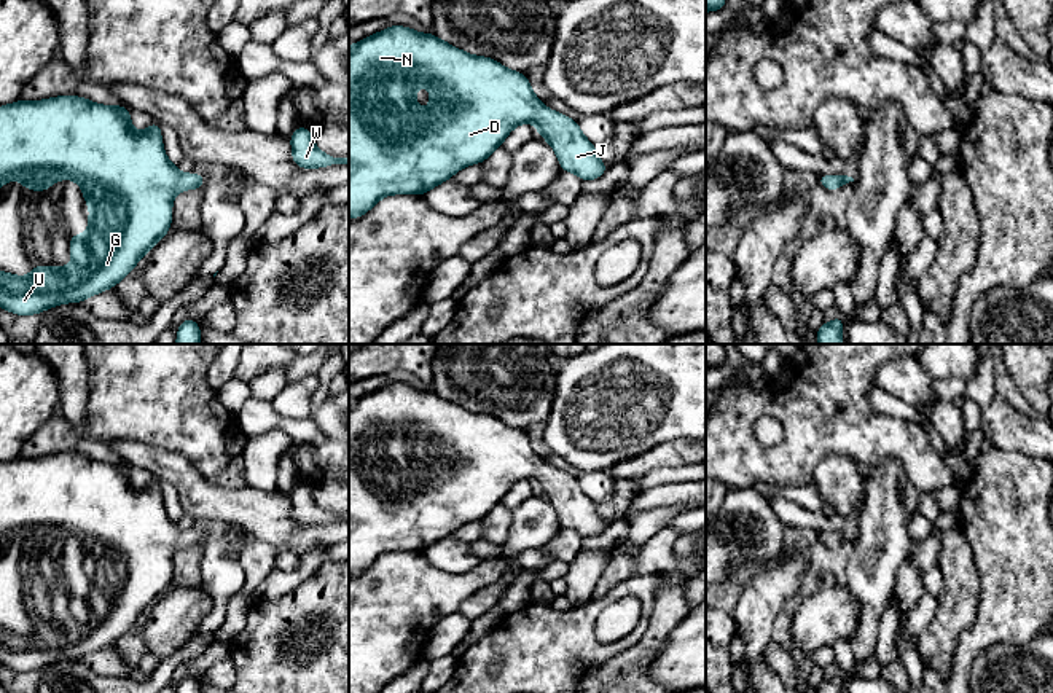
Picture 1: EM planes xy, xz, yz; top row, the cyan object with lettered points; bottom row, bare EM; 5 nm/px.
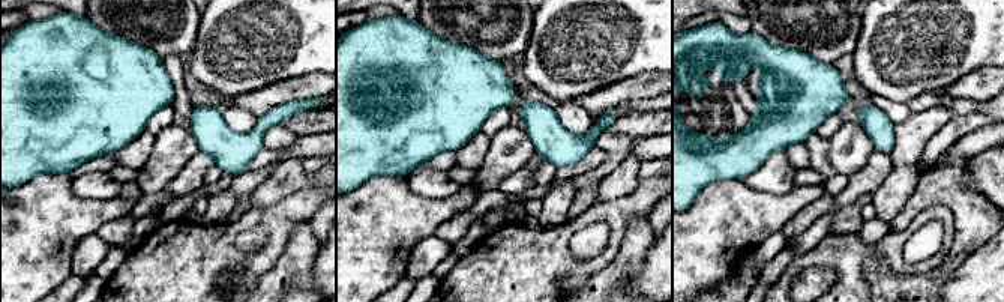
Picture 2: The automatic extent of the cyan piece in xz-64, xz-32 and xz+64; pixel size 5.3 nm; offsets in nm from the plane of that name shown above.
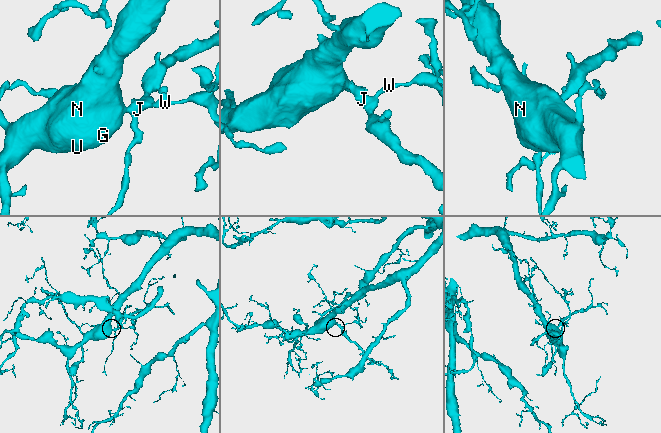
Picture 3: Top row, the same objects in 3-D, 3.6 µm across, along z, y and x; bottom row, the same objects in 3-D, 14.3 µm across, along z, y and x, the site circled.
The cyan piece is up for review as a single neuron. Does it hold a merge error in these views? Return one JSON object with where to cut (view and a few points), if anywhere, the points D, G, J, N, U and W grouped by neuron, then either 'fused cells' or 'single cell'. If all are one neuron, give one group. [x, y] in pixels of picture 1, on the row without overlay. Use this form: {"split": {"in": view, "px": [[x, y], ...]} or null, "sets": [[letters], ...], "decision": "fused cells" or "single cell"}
{"split": null, "sets": [["D", "G", "J", "N", "U", "W"]], "decision": "single cell"}

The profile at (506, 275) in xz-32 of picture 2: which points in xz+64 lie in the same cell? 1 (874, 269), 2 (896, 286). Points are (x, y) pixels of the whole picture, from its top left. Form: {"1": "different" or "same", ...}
{"1": "different", "2": "different"}

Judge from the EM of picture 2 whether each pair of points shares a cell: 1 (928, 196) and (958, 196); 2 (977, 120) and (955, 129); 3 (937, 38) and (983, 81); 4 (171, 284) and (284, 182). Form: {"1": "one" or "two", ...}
{"1": "one", "2": "one", "3": "two", "4": "two"}

